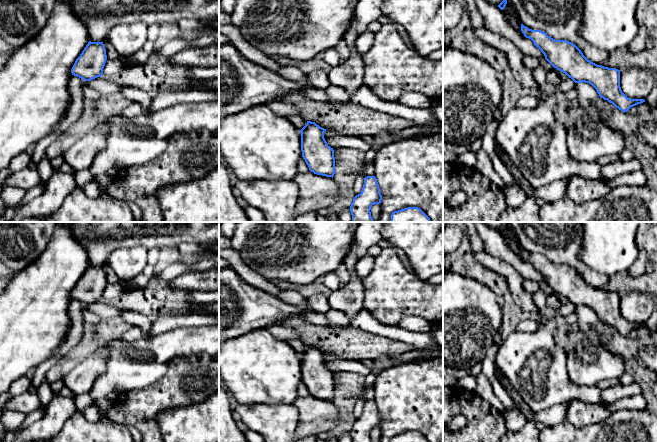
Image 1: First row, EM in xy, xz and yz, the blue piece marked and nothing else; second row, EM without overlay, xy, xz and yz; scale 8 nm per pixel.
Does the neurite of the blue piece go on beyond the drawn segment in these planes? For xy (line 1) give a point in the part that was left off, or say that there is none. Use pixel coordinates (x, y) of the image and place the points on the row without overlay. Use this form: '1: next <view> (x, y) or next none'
1: next none

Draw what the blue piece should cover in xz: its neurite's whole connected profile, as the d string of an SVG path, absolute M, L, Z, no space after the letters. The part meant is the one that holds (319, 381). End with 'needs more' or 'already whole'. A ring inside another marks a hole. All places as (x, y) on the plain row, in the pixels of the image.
M307 345L300 354L302 381L311 396L333 402L336 397L334 374L324 362L325 355L315 346Z; already whole

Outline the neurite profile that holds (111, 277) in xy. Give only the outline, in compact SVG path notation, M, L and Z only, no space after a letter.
M104 265L103 268L106 273L107 283L118 283L124 281L121 280L108 265Z

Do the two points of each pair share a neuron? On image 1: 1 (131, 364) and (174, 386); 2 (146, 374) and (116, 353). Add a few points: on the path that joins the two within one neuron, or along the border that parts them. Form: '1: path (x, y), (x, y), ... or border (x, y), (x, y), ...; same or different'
1: border (173, 359), (168, 369), (158, 379), (138, 389); different
2: path (139, 367), (137, 365), (130, 365), (123, 358); same

